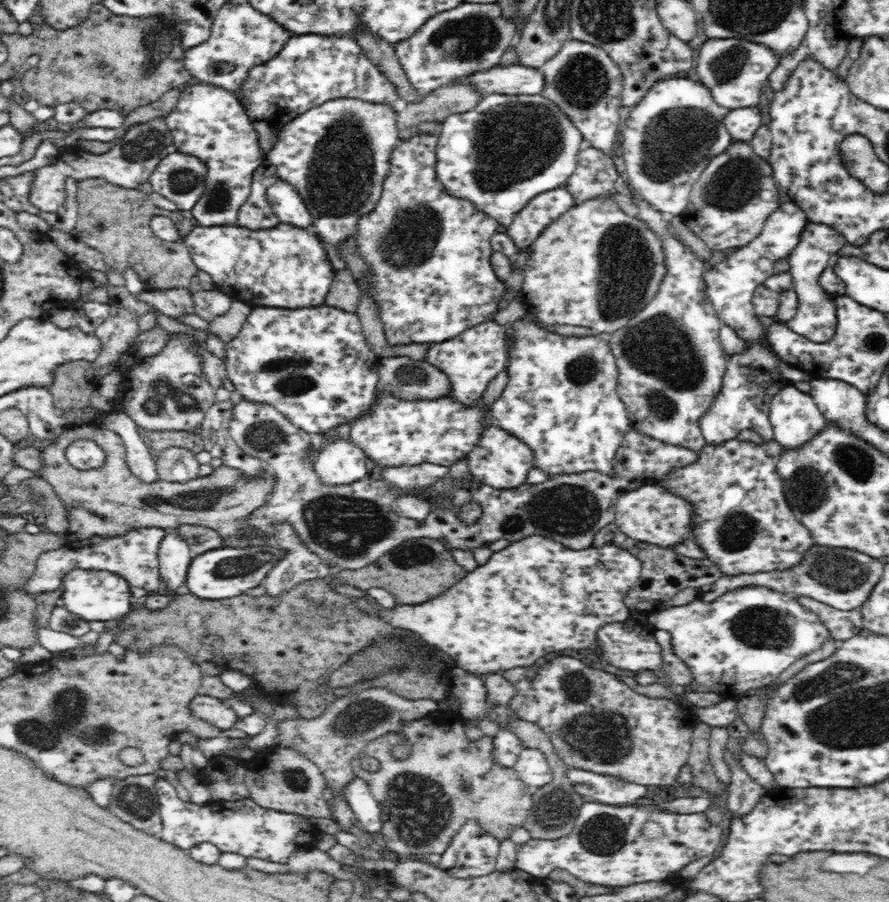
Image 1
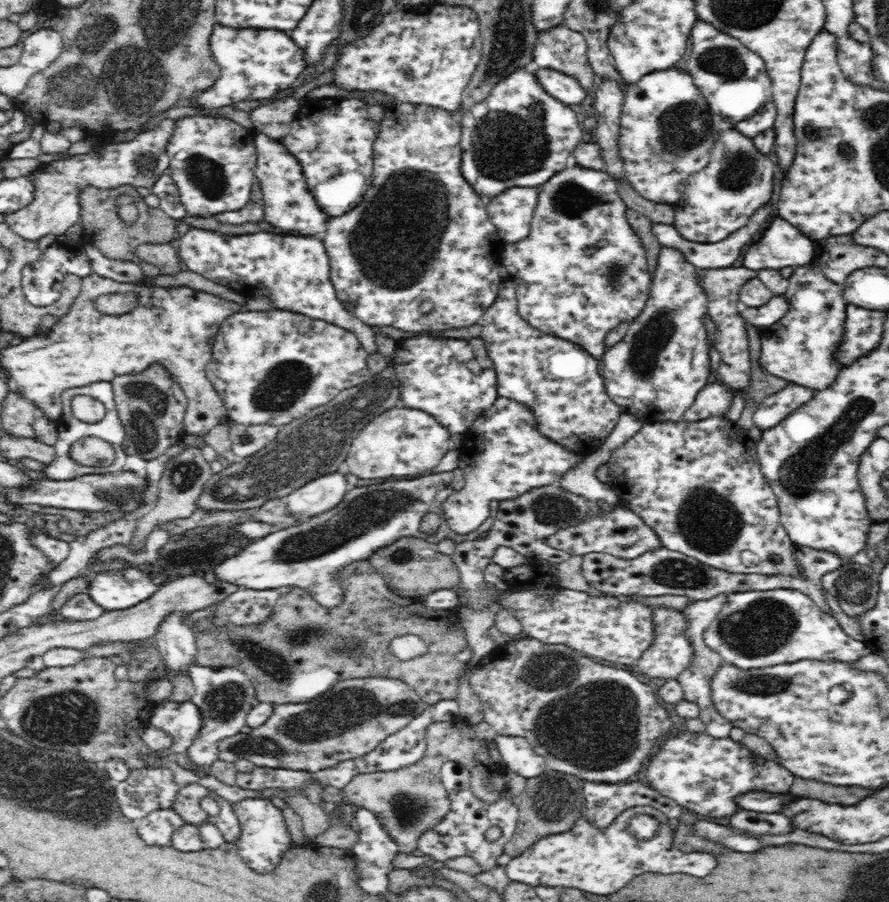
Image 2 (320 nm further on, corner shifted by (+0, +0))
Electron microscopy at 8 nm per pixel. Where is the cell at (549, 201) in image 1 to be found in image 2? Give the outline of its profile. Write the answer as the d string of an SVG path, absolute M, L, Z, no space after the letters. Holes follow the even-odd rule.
M514 186L491 197L486 205L487 215L497 228L500 239L506 243L518 242L528 236L538 190L539 187Z

